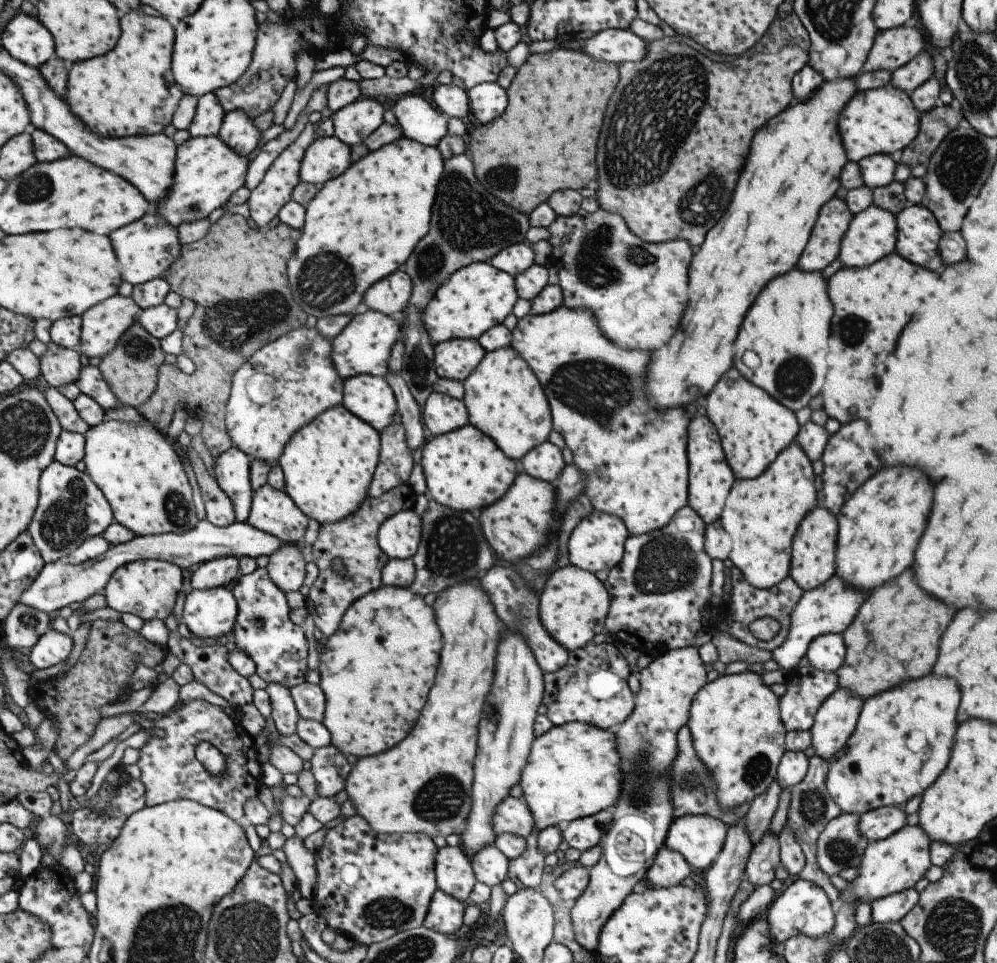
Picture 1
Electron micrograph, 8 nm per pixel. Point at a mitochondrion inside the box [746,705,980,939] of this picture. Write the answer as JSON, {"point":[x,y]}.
{"point":[812,806]}

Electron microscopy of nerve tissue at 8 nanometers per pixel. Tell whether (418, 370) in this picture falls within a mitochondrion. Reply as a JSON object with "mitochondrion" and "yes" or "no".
{"mitochondrion":"yes"}

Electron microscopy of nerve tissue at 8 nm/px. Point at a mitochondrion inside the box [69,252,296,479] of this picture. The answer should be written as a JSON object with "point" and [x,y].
{"point":[138,349]}

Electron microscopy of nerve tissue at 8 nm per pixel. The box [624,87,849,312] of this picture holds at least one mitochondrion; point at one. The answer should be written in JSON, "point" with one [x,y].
{"point":[700,205]}

